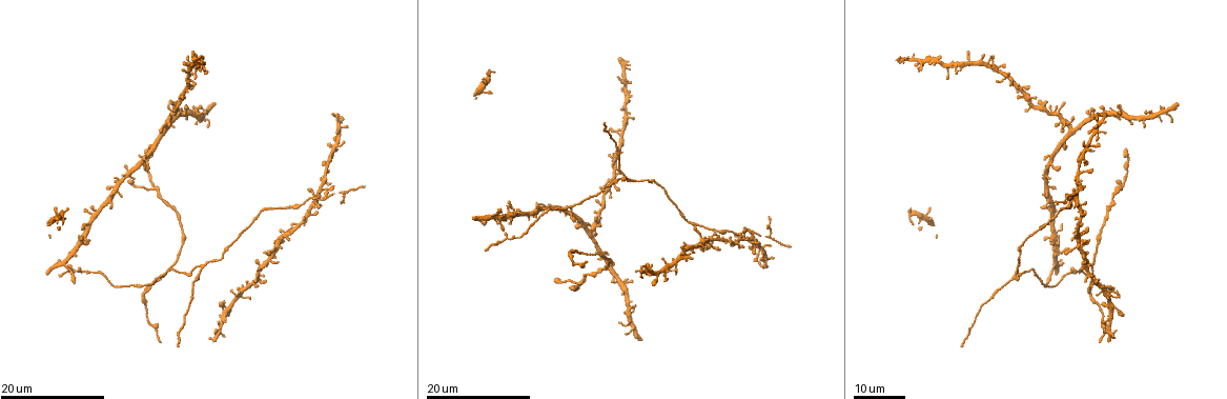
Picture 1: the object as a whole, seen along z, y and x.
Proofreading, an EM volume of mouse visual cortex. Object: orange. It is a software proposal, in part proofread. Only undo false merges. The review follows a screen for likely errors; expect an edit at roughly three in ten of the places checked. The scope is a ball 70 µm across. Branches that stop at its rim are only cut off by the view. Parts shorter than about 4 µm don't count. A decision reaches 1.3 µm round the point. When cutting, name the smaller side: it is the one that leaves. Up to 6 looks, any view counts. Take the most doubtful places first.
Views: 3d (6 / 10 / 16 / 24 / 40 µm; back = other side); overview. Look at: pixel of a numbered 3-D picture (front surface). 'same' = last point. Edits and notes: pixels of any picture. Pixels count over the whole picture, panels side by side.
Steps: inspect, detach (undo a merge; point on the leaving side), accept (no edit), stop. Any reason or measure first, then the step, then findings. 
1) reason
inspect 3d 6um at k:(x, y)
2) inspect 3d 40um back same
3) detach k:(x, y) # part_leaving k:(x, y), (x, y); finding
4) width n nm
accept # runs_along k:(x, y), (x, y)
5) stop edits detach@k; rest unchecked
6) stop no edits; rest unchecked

four-way junction
inspect 3d 24um at 1:(315, 196)

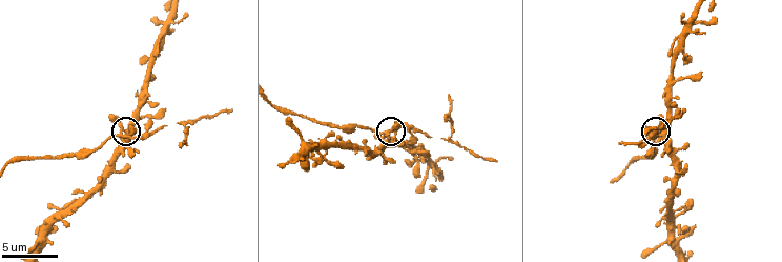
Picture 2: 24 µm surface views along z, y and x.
inspect 3d 6um at 2:(121, 129)

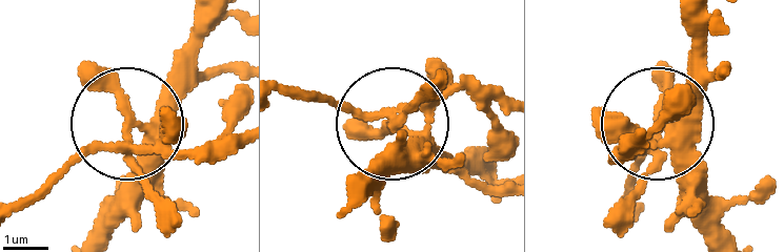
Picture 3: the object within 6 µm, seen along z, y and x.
width 230 nm
accept # runs_along 3:(18, 210), (131, 131), (229, 150); one neuron here

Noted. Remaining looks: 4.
branch point
inspect 3d 24um at 1:(1016, 265)

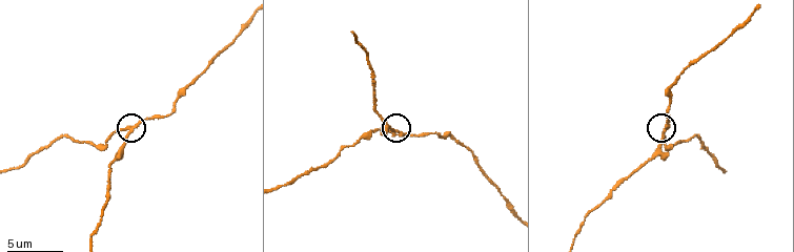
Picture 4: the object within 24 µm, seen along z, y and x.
closer look
inspect 3d 10um at 4:(396, 133)

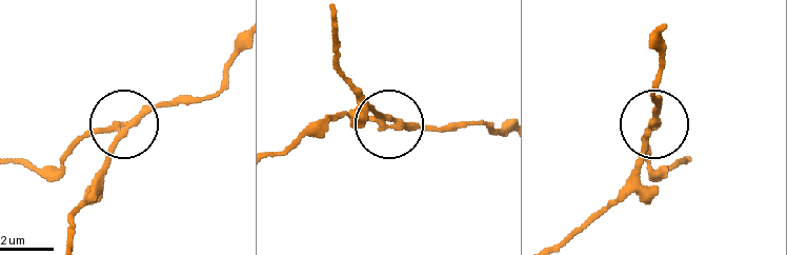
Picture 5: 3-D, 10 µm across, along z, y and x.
width 200 nm
detach 5:(108, 156) # part_leaving 5:(394, 121), (337, 66), (335, 26); a second neuron is stuck on

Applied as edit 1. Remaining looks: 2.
stop edits detach@5; rest unchecked

